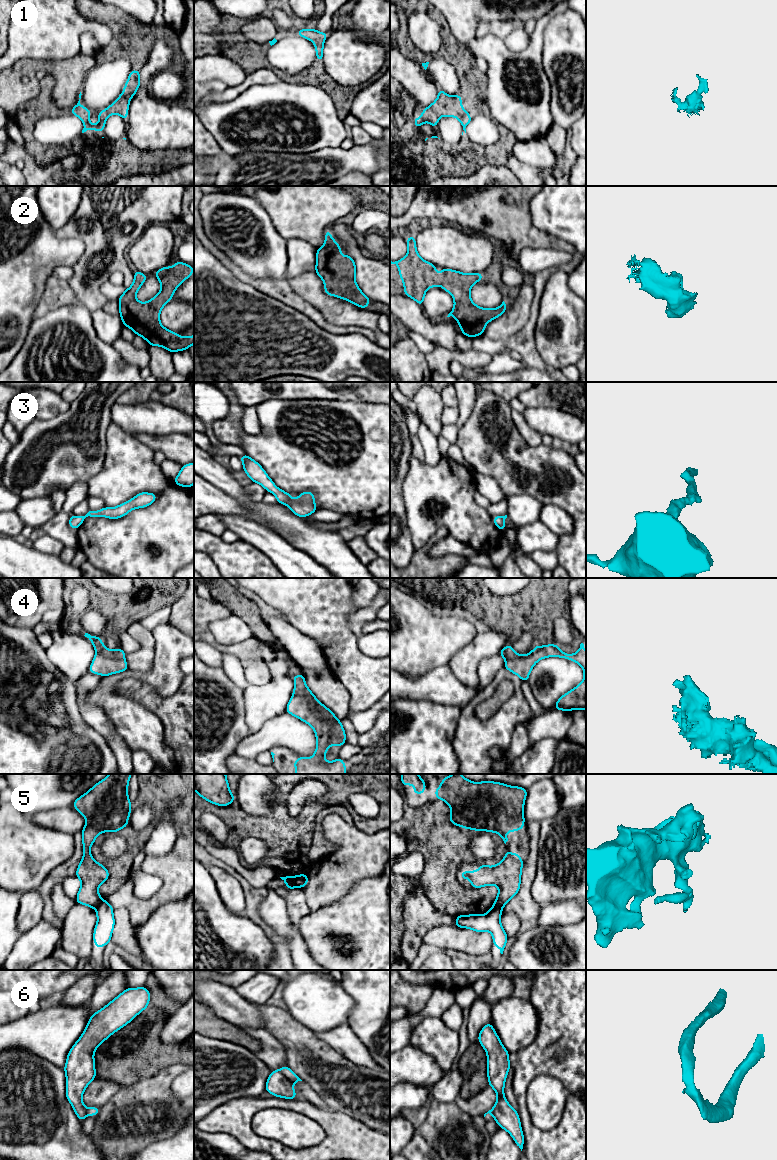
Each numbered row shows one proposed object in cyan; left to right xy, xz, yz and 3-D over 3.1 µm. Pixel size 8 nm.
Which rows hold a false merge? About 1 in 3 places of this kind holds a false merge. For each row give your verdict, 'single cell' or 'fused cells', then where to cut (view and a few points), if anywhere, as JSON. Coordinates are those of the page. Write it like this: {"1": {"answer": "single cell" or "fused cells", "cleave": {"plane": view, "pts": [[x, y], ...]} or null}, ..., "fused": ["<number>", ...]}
{"1": {"answer": "single cell", "cleave": null}, "2": {"answer": "single cell", "cleave": null}, "3": {"answer": "single cell", "cleave": null}, "4": {"answer": "single cell", "cleave": null}, "5": {"answer": "single cell", "cleave": null}, "6": {"answer": "fused cells", "cleave": {"plane": "xz", "pts": [[278, 1070], [292, 1082]]}}, "fused": ["6"]}

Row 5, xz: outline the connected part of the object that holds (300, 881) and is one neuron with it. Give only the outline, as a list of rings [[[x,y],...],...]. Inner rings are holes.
[[[307,874],[296,875],[294,877],[287,875],[280,878],[284,881],[290,890],[293,890],[295,887],[303,888],[308,884]]]

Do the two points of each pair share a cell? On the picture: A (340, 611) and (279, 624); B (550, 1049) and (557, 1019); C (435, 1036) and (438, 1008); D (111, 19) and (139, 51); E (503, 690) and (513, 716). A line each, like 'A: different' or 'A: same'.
A: different
B: same
C: different
D: same
E: different

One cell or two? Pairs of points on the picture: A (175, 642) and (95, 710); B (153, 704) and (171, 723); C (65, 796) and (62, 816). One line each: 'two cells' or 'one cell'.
A: two cells
B: one cell
C: two cells

